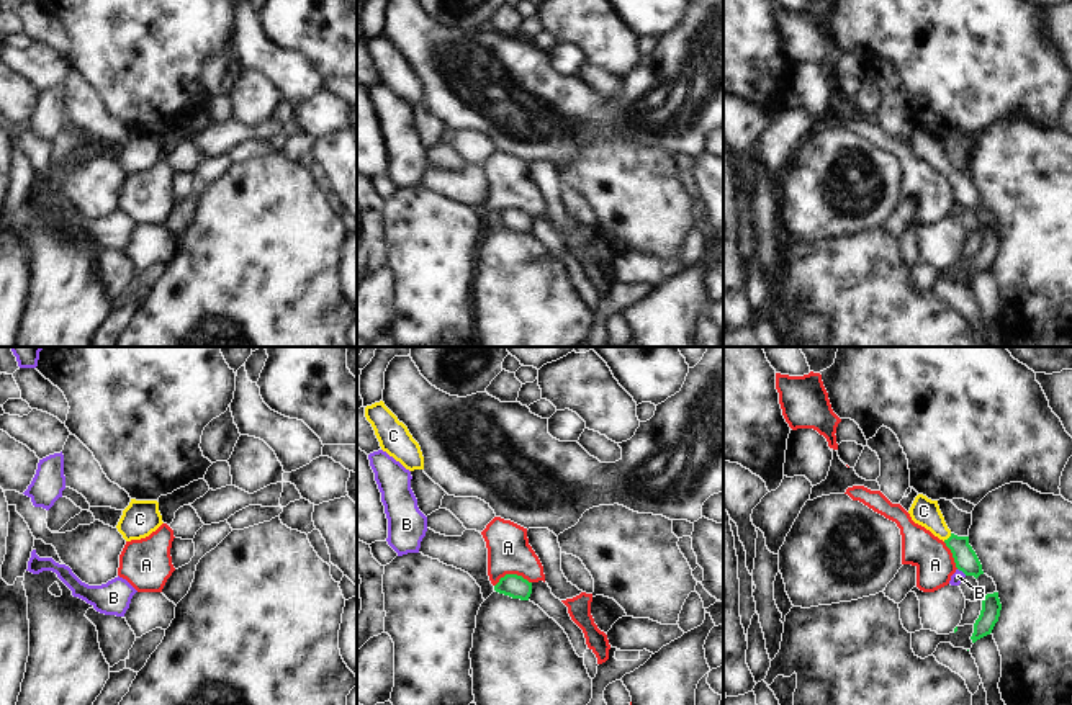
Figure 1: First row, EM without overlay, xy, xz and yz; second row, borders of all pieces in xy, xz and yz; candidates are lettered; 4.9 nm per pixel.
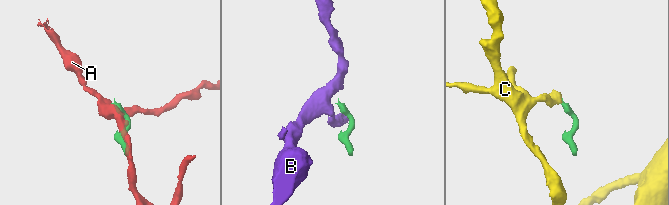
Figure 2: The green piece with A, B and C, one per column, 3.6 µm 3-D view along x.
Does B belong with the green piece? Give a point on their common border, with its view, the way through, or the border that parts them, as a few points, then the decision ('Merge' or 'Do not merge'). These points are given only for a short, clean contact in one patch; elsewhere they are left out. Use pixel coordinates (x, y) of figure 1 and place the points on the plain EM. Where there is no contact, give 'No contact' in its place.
Touches green at yz (963, 205). Boundary: yz (958, 202), (966, 208). Do not merge

